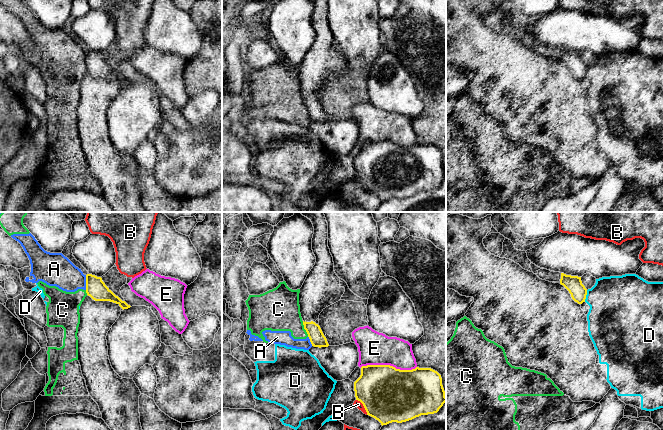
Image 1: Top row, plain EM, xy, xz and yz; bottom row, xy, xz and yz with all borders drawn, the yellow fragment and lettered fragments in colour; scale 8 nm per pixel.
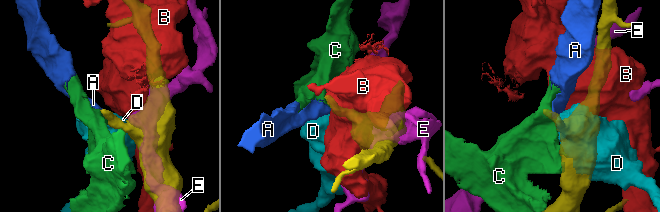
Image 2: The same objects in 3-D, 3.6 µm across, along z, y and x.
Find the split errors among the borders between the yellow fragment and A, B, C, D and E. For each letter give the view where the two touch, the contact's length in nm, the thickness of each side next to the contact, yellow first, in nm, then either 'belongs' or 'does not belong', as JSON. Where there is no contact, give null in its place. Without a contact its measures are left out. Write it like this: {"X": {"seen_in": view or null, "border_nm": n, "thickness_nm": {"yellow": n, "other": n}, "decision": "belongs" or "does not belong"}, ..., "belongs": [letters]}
{"A": {"seen_in": "xy", "border_nm": 120, "thickness_nm": {"yellow": 160, "other": 240}, "decision": "does not belong"}, "B": {"seen_in": "xz", "border_nm": 160, "thickness_nm": {"yellow": 440, "other": 60}, "decision": "does not belong"}, "C": {"seen_in": "xz", "border_nm": 140, "thickness_nm": {"yellow": 120, "other": 340}, "decision": "does not belong"}, "D": {"seen_in": "yz", "border_nm": 100, "thickness_nm": {"yellow": 140, "other": 420}, "decision": "does not belong"}, "E": {"seen_in": "xz", "border_nm": 460, "thickness_nm": {"yellow": 440, "other": 260}, "decision": "does not belong"}, "belongs": []}

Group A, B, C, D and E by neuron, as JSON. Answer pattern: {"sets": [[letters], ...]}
{"sets": [["A", "C"], ["B"], ["D"], ["E"]]}

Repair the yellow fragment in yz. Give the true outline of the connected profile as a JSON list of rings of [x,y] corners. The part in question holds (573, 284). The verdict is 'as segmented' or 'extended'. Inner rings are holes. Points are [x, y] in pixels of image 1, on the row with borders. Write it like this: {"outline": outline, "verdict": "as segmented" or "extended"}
{"outline": [[[561,273],[560,284],[569,291],[575,302],[578,304],[585,302],[587,289],[582,284],[581,277]]], "verdict": "as segmented"}

